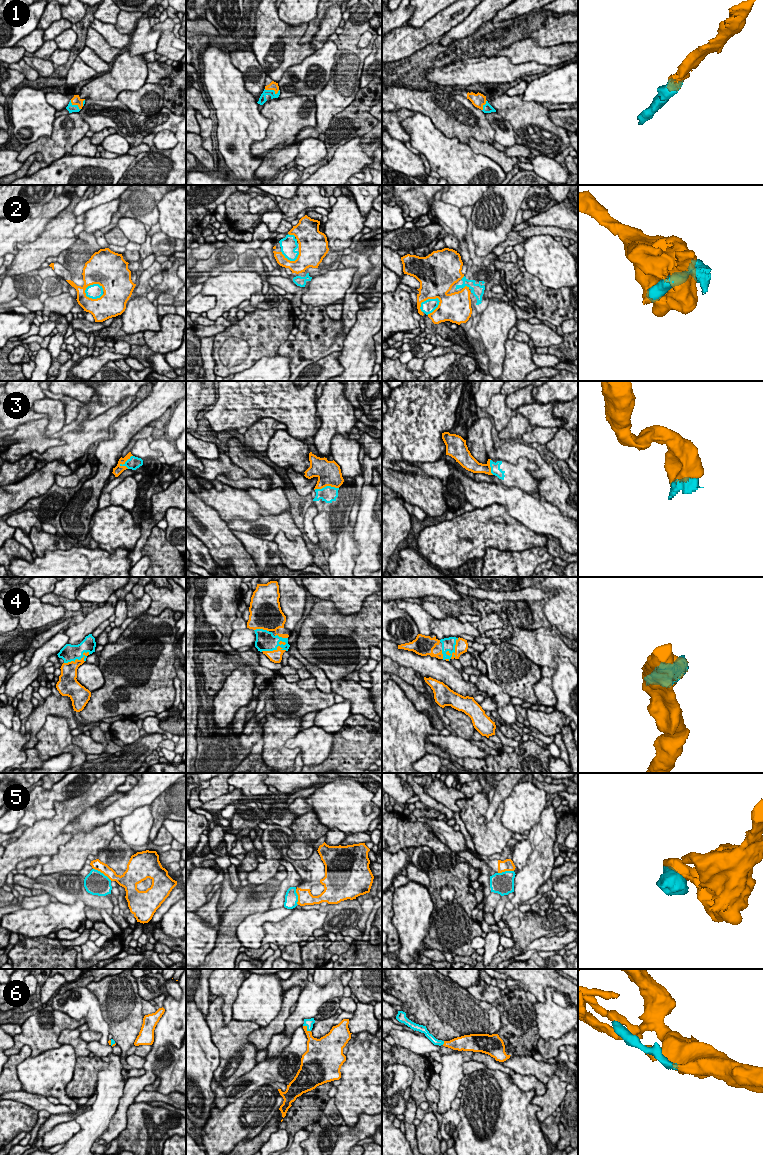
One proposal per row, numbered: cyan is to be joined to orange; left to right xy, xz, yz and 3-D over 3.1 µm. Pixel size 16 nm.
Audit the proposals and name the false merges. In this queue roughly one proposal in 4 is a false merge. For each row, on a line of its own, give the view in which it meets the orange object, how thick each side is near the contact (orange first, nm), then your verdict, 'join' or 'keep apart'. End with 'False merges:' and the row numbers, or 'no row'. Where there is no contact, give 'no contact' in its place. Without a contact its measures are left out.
1: meets orange in xz; 130 nm thick on the orange side, 120 nm on the other; join
2: meets orange in xy; 380 nm thick on the orange side, 240 nm on the other; join
3: meets orange in xz; 380 nm thick on the orange side, 260 nm on the other; join
4: meets orange in yz; 200 nm thick on the orange side, 220 nm on the other; join
5: meets orange in xy; 160 nm thick on the orange side, 380 nm on the other; join
6: meets orange in xz; 170 nm thick on the orange side, 130 nm on the other; join
False merges: no row

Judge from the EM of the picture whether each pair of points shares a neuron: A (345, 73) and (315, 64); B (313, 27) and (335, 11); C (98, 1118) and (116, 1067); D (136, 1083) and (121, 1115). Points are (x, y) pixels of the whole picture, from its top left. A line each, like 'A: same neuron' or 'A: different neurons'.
A: different neurons
B: different neurons
C: same neuron
D: same neuron

